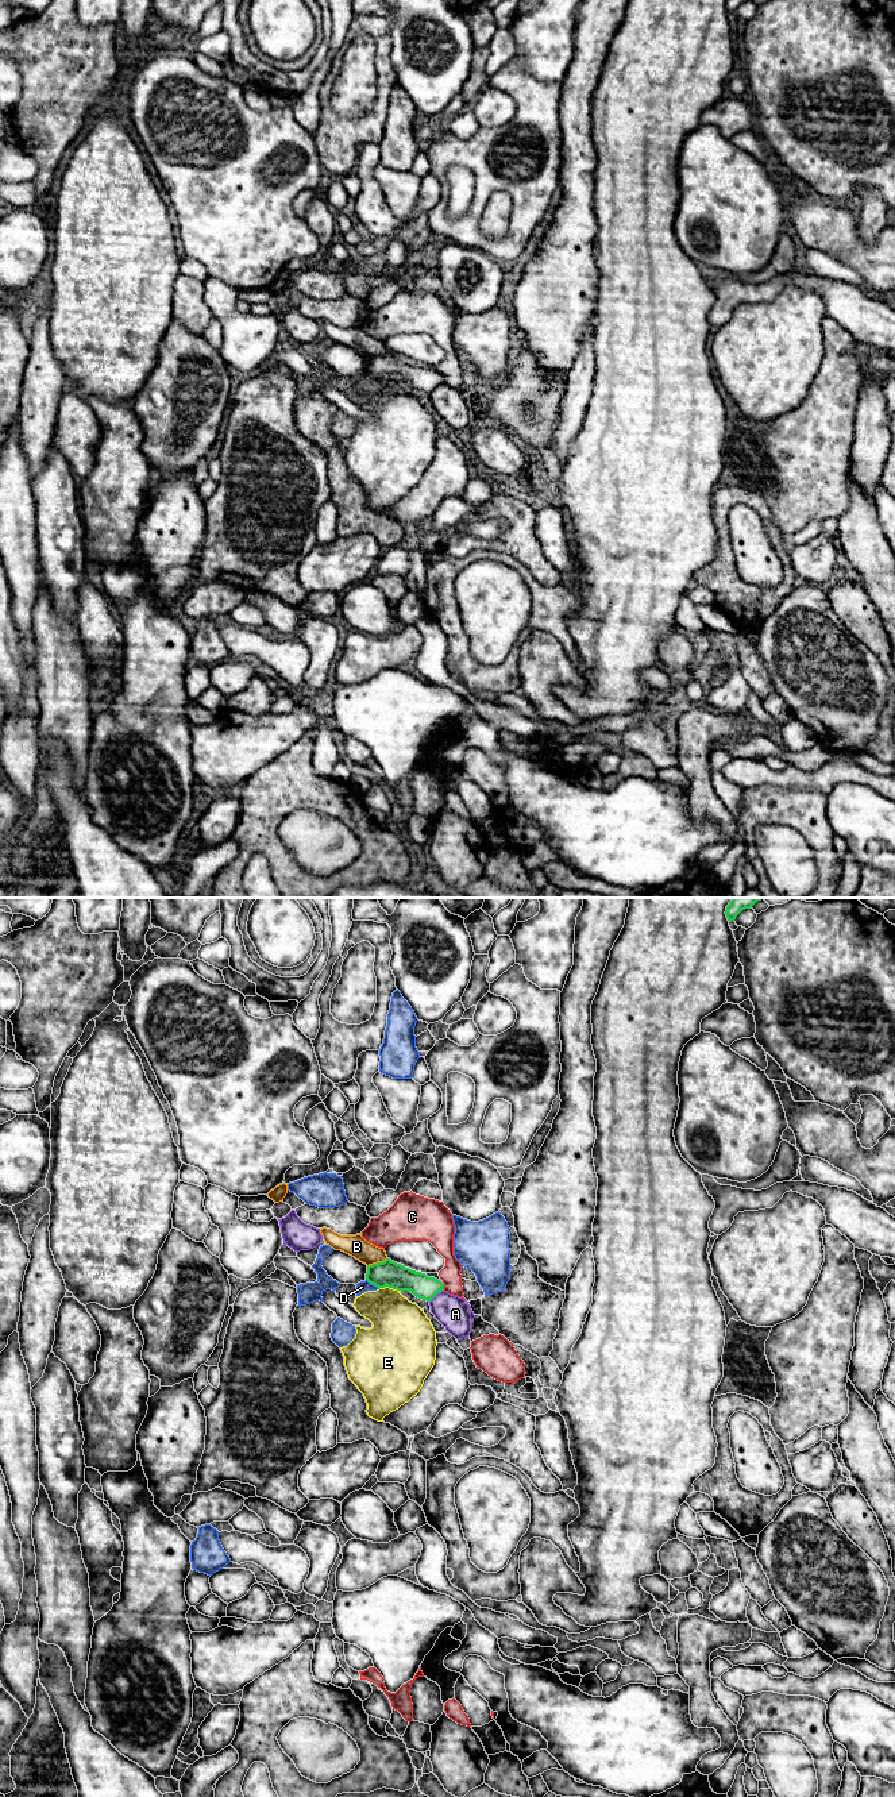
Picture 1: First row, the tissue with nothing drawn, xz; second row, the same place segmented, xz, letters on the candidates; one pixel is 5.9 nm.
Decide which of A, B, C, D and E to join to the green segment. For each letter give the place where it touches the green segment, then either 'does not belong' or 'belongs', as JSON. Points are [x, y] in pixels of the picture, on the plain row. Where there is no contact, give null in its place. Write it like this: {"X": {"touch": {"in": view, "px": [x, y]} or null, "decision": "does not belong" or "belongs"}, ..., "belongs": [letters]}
{"A": {"touch": {"in": "xz", "px": [436, 386]}, "decision": "does not belong"}, "B": {"touch": {"in": "xz", "px": [377, 355]}, "decision": "does not belong"}, "C": {"touch": {"in": "xz", "px": [443, 380]}, "decision": "does not belong"}, "D": {"touch": {"in": "xz", "px": [373, 377]}, "decision": "does not belong"}, "E": {"touch": {"in": "xz", "px": [390, 380]}, "decision": "does not belong"}, "belongs": []}

